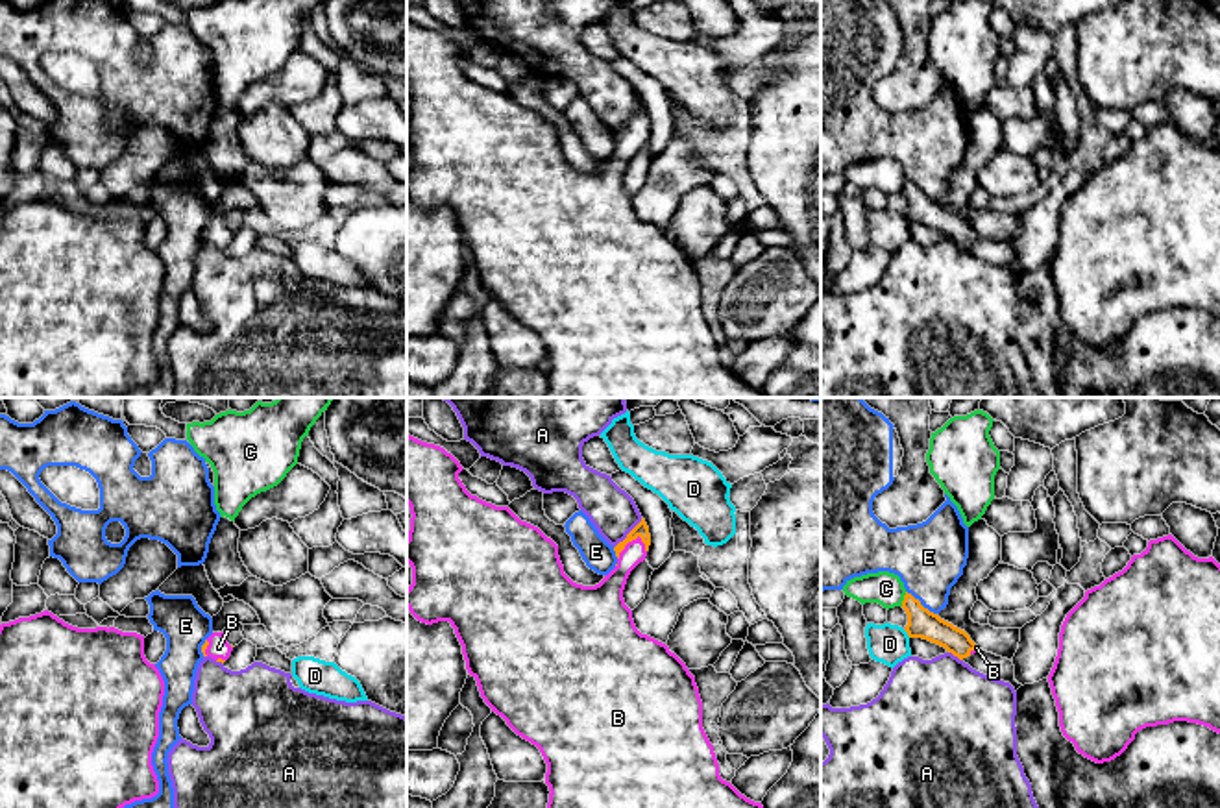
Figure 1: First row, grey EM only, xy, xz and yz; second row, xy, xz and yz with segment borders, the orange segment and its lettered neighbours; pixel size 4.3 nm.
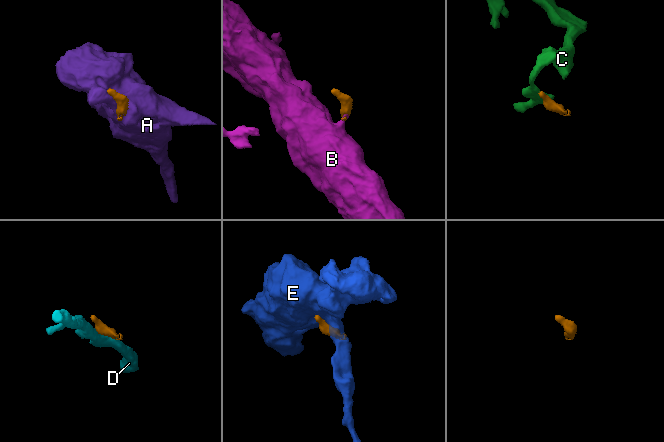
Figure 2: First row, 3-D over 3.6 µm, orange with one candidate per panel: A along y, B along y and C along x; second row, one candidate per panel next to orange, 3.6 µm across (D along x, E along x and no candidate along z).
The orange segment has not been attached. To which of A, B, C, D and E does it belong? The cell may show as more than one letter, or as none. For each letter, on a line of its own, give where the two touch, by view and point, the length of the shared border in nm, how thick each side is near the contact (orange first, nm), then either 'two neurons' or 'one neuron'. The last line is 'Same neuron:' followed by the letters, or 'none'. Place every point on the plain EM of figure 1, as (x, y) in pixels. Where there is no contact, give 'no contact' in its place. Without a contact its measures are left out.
A: meets orange in xz at (629, 119); contact 180 nm long; 60 nm thick on the orange side, 200 nm on the other; two neurons
B: meets orange in xz at (625, 130); contact 140 nm long; 60 nm thick on the orange side, 140 nm on the other; one neuron
C: meets orange in yz at (904, 185); contact 70 nm long; 130 nm thick on the orange side, 150 nm on the other; two neurons
D: meets orange in yz at (906, 217); contact 50 nm long; 130 nm thick on the orange side, 180 nm on the other; two neurons
E: meets orange in yz at (919, 189); contact 170 nm long; 130 nm thick on the orange side, 300 nm on the other; two neurons
Same neuron: B

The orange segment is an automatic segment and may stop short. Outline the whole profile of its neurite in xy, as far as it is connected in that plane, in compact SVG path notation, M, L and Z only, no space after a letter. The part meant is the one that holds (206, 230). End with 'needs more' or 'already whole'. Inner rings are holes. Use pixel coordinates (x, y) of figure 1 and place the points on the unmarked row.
M213 218L201 231L203 242L211 242L216 248L226 248L233 237L233 231L227 229L224 218Z | needs more

